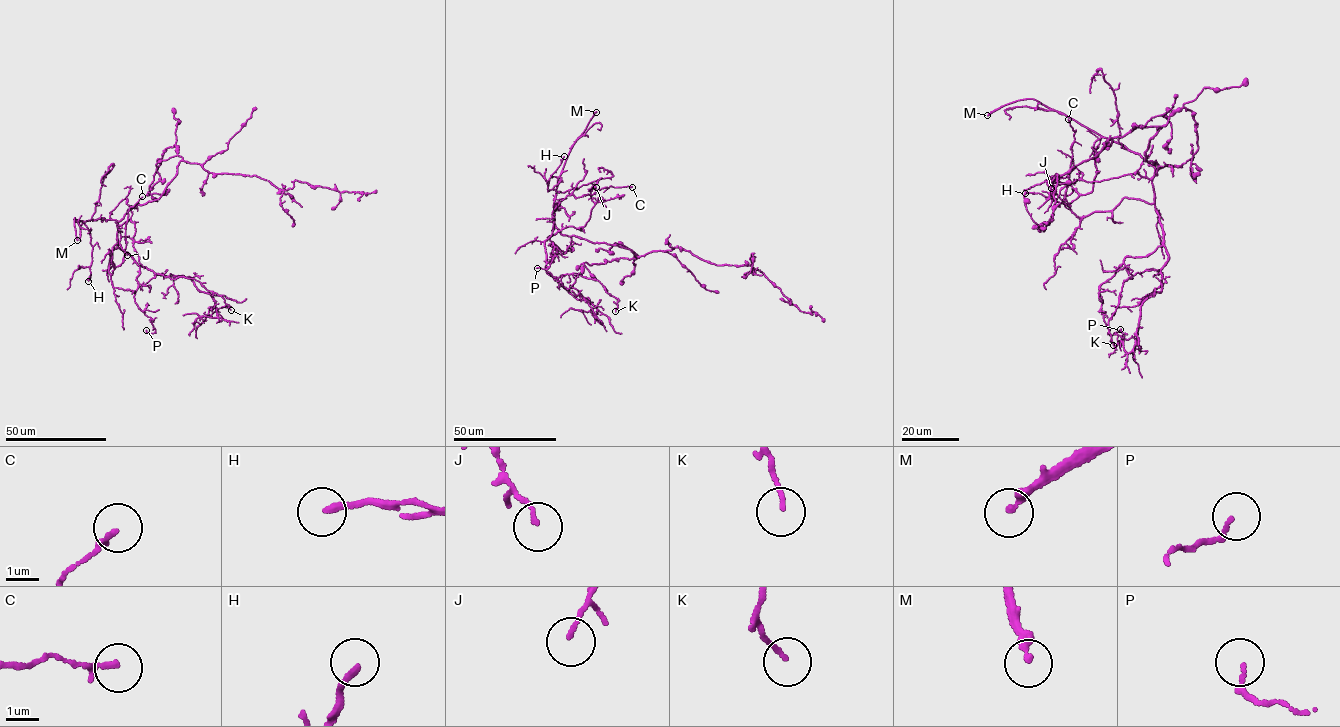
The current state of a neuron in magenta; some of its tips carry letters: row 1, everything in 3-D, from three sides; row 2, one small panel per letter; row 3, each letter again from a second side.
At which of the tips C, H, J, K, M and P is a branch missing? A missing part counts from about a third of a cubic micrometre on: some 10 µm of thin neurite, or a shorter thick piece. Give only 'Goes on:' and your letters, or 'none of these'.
Goes on: none of these

